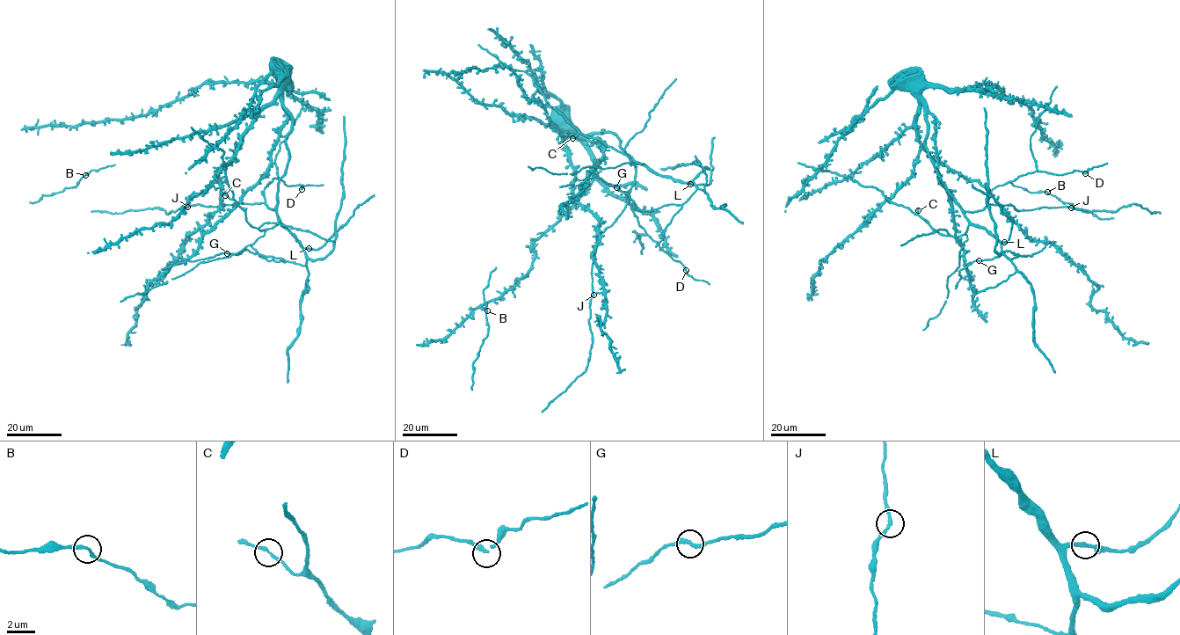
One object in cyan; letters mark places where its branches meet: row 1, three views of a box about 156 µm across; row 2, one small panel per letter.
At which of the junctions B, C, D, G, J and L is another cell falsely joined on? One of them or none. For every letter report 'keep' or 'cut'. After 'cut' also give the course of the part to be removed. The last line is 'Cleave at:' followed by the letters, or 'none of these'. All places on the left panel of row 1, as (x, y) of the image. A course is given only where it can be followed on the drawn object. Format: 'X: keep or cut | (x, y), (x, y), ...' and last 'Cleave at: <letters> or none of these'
B: keep
C: keep
D: keep
G: keep
J: keep
L: keep
Cleave at: none of these

